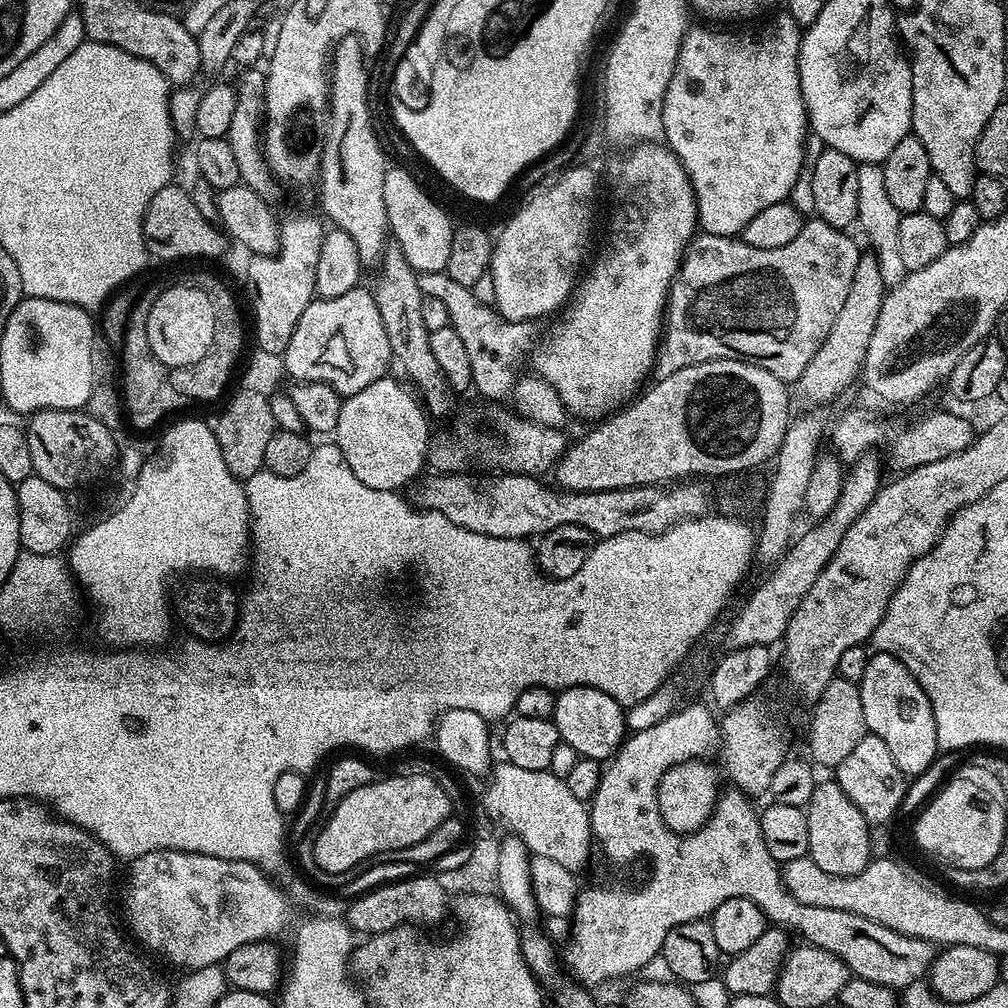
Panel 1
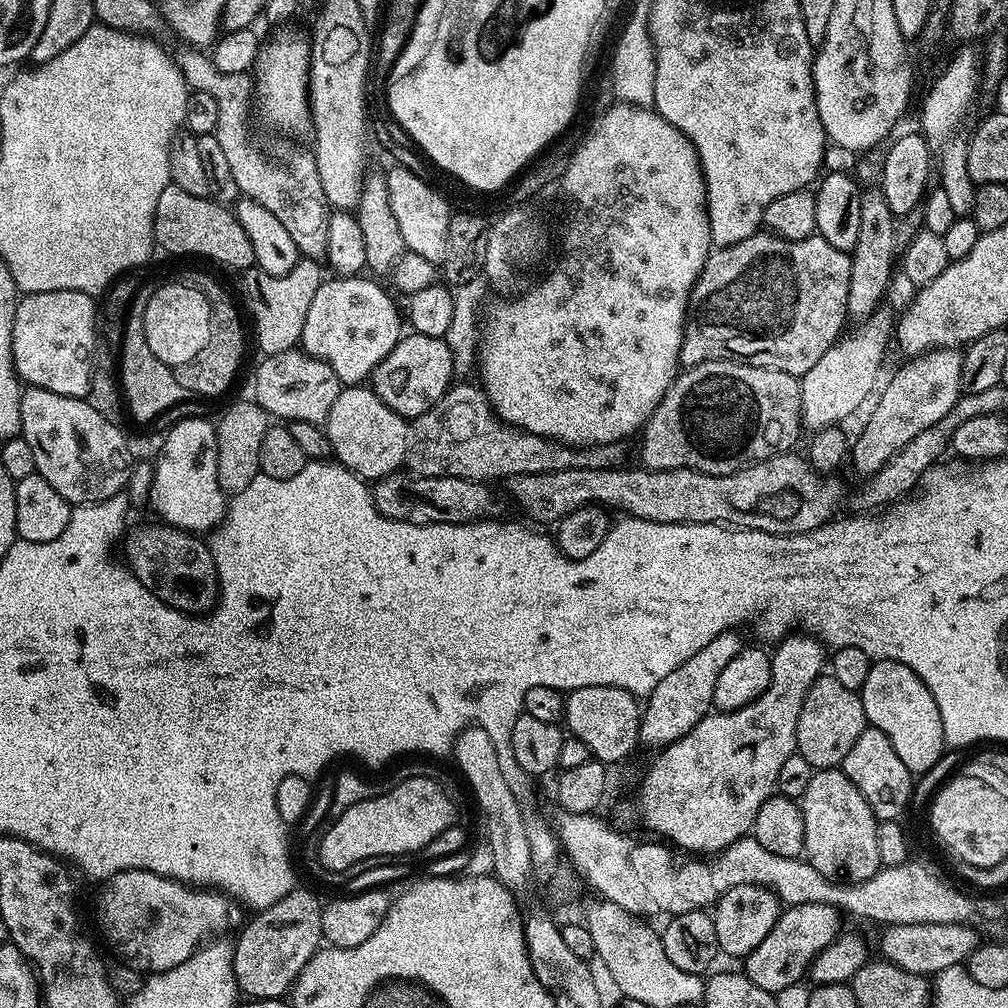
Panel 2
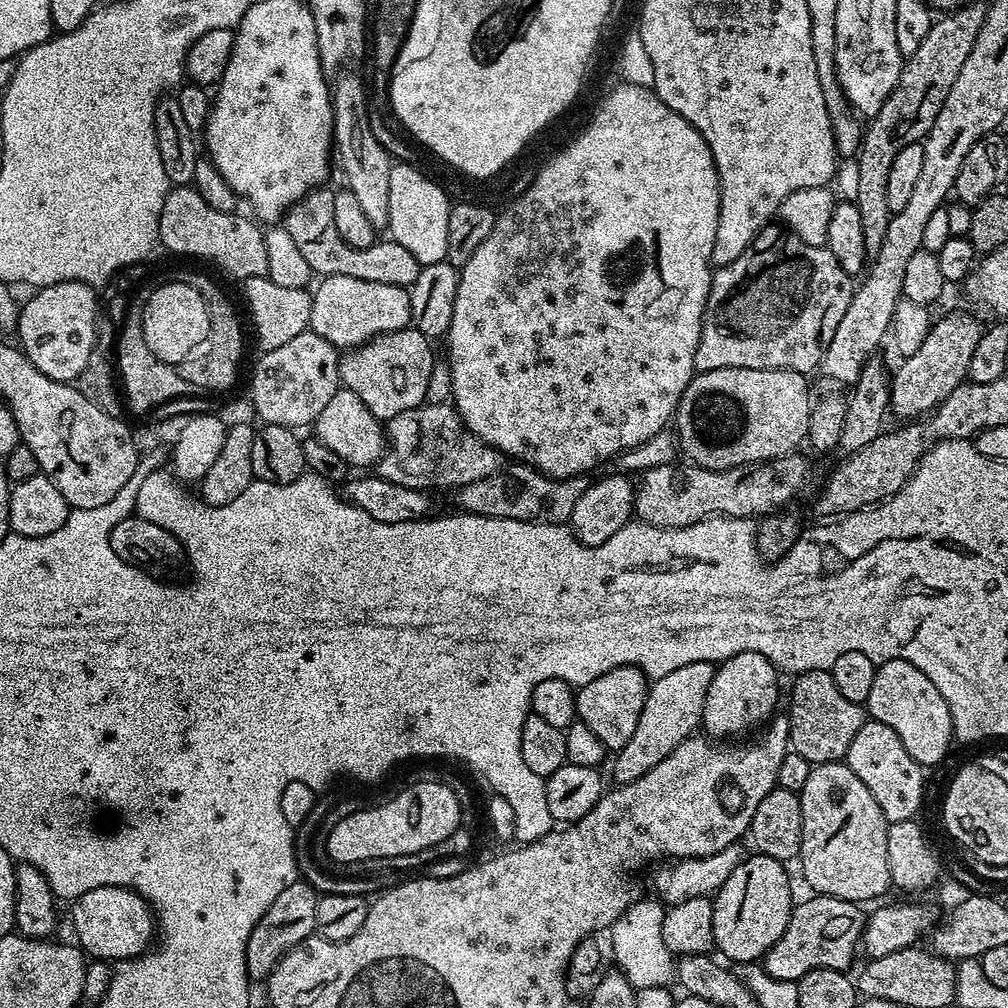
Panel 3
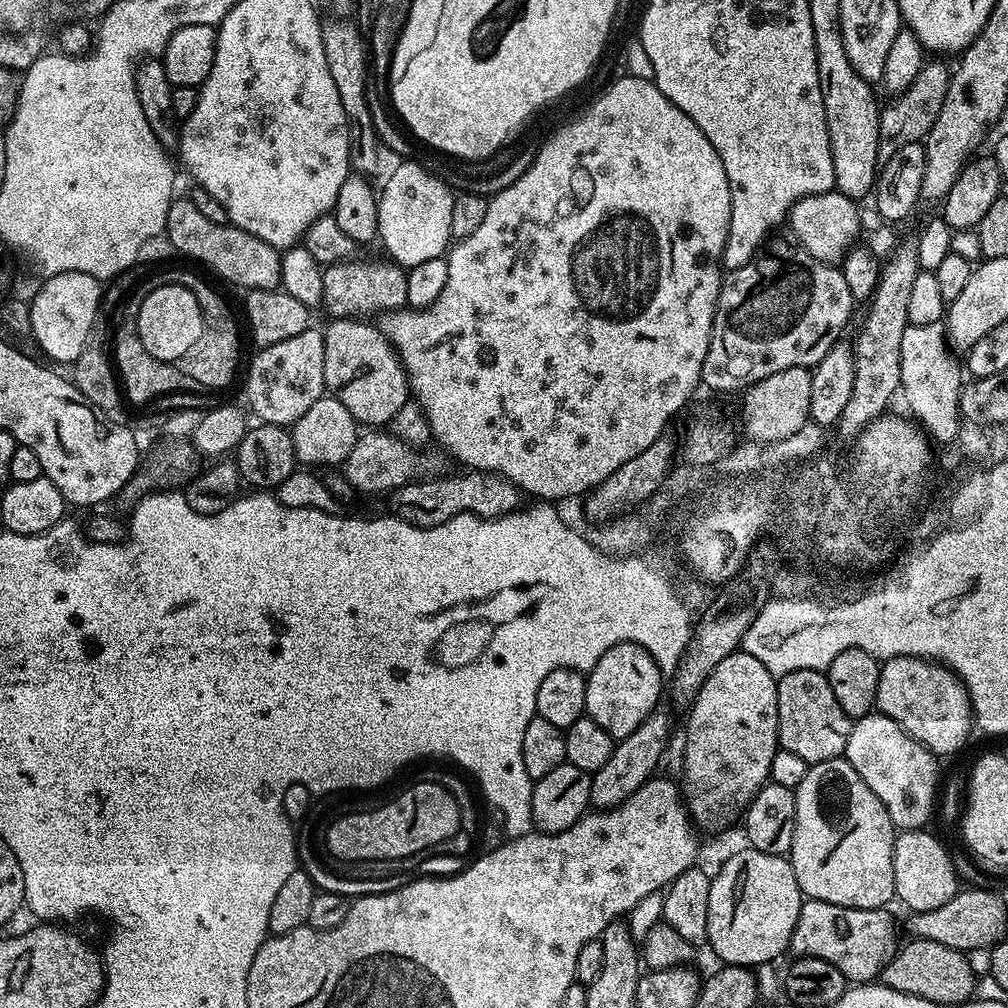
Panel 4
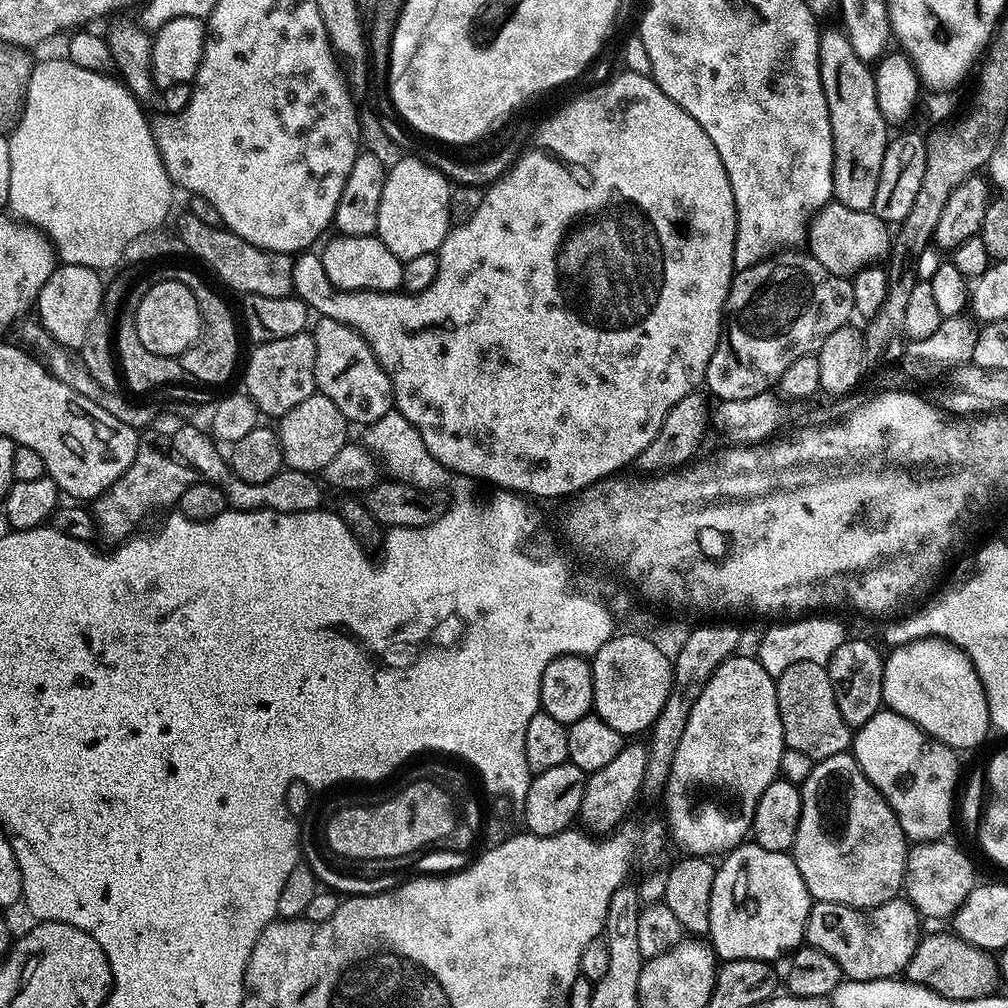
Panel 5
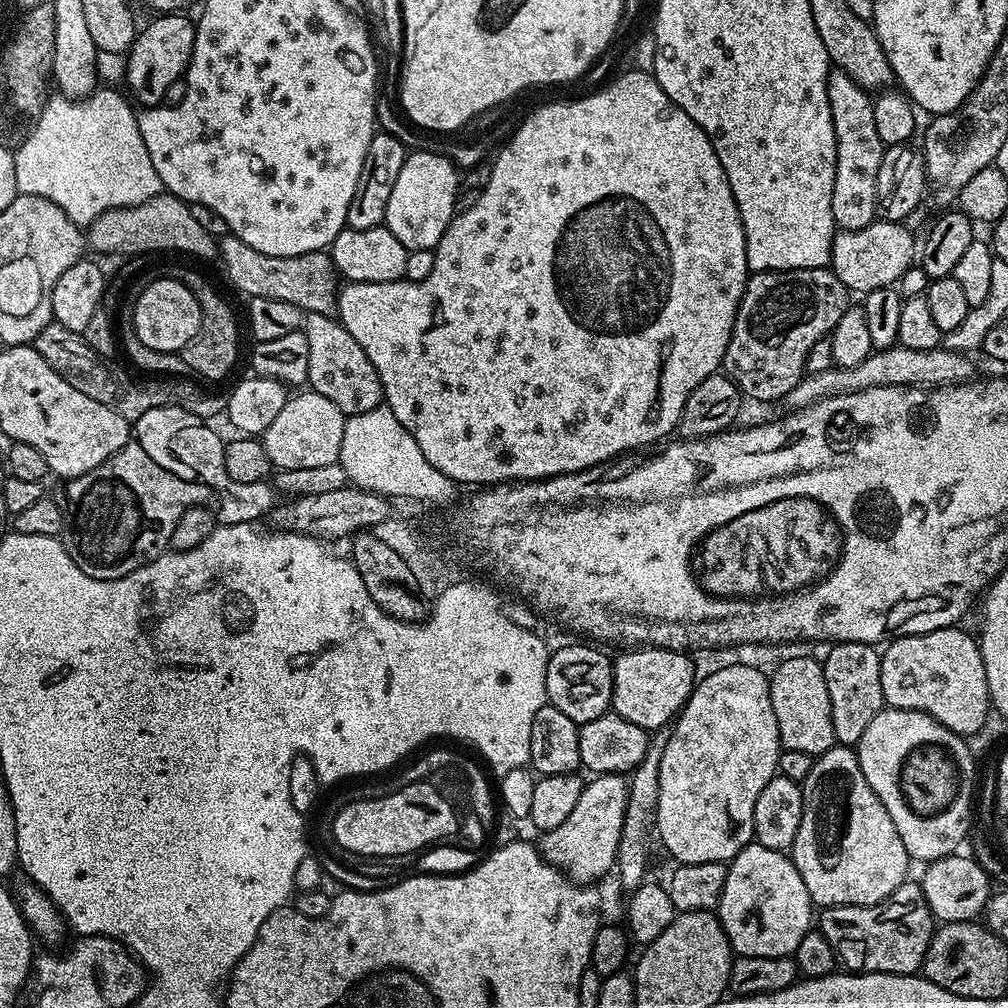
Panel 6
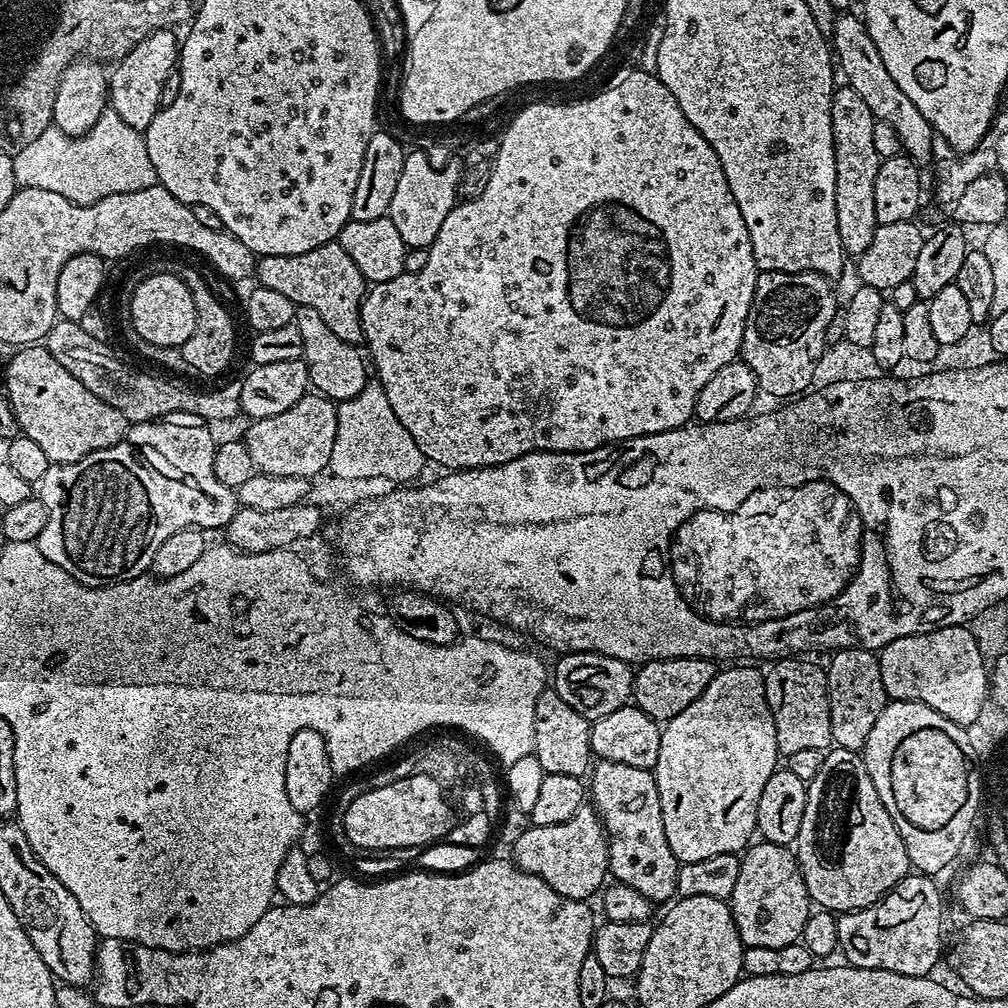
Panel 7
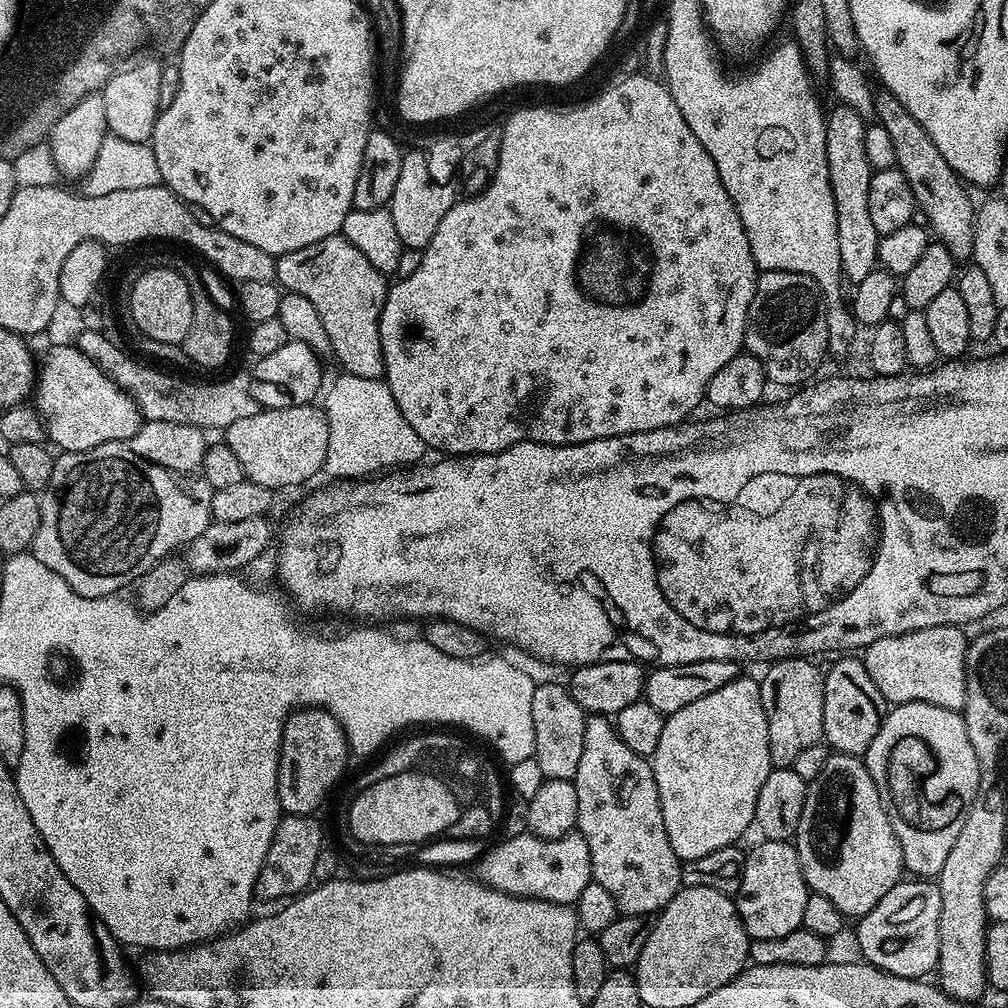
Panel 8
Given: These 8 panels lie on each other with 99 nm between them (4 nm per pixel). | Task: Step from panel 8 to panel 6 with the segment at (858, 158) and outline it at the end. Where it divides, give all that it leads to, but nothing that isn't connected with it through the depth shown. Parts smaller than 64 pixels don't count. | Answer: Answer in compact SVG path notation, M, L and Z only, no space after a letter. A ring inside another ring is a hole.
M829 71L828 101L830 114L834 118L836 139L836 169L832 209L837 229L849 232L862 230L877 219L876 191L878 190L878 166L882 166L885 144L878 138L874 127L873 97L845 72Z

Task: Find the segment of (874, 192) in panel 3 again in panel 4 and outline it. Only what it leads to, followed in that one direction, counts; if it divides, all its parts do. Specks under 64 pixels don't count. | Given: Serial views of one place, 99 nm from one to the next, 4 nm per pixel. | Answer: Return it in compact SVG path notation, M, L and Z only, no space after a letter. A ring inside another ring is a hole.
M929 59L919 74L910 82L907 90L899 93L889 105L880 111L878 152L881 163L888 161L895 150L902 146L919 144L927 137L938 118L938 110L942 110L942 102L946 102L946 90L950 79L950 68L943 64L943 59Z

